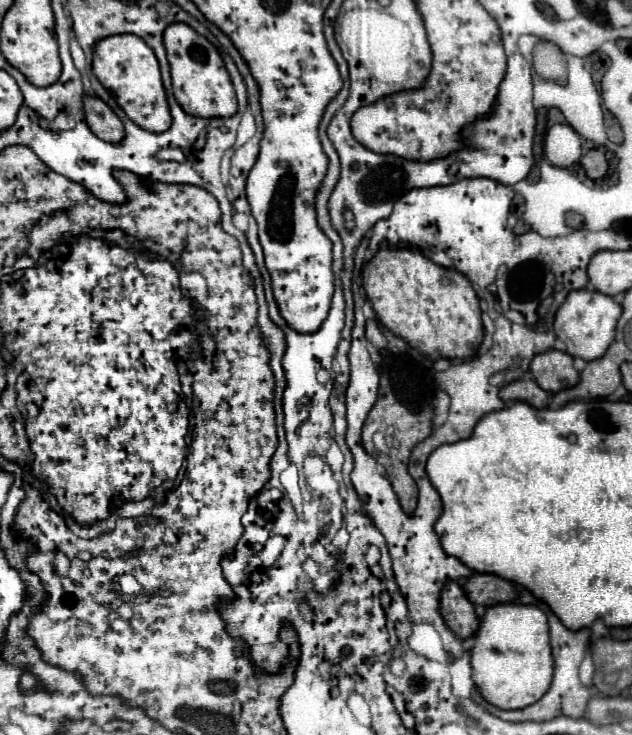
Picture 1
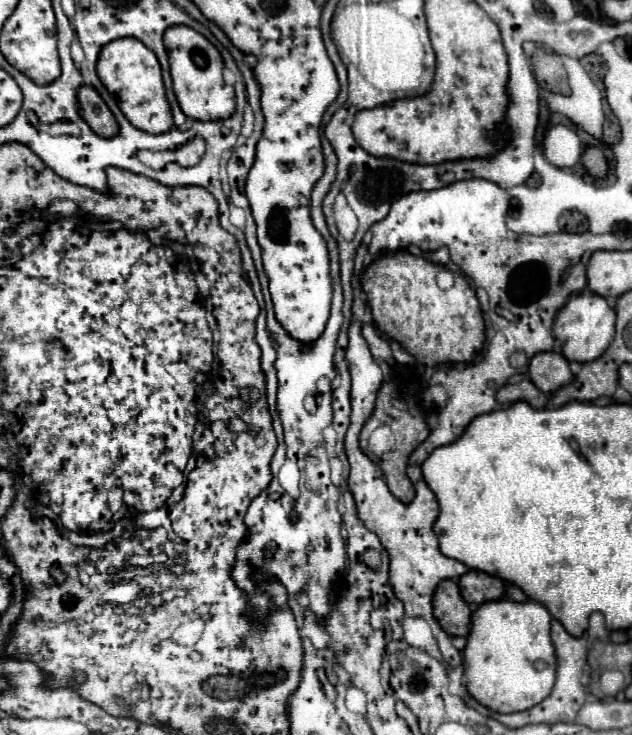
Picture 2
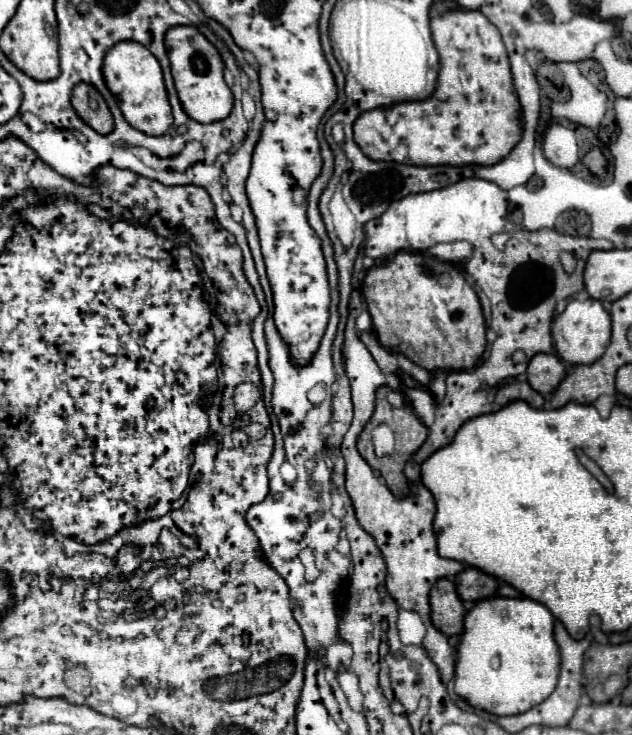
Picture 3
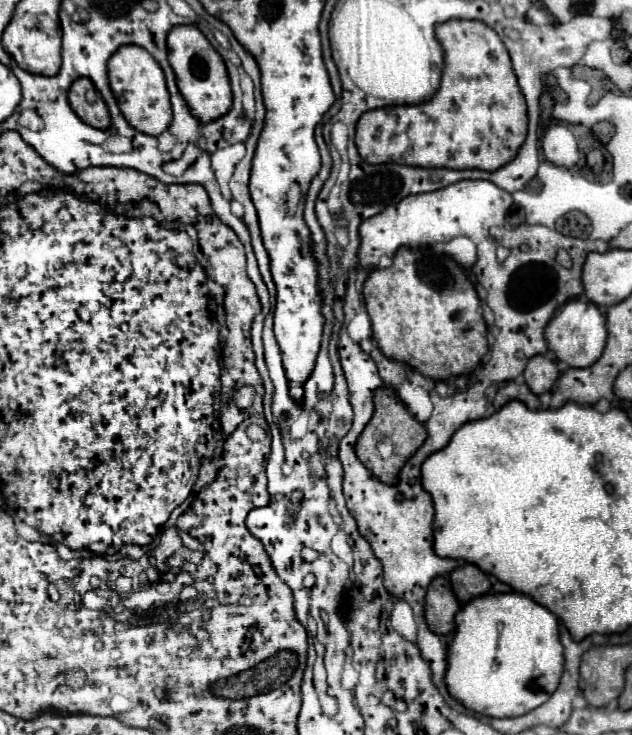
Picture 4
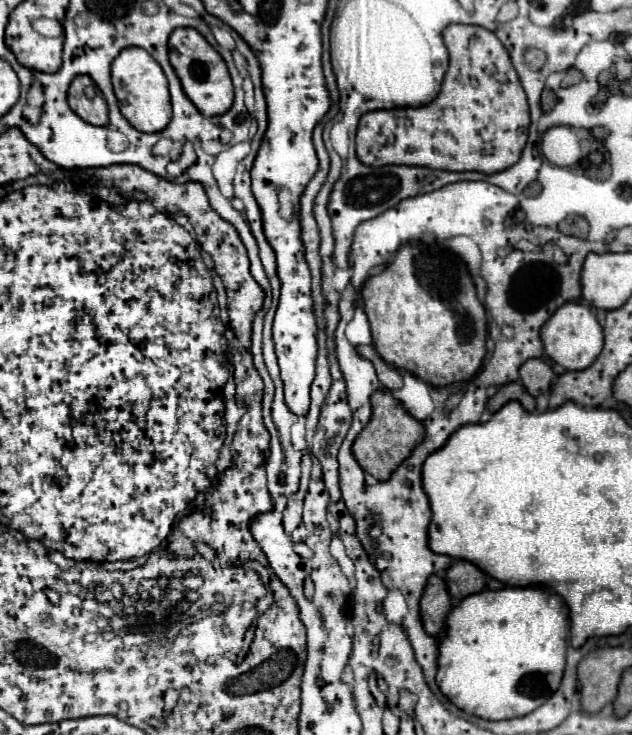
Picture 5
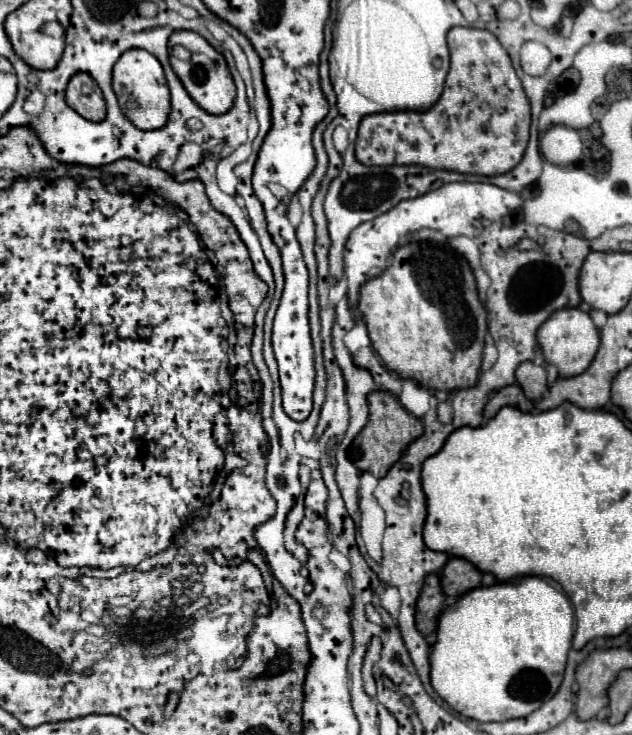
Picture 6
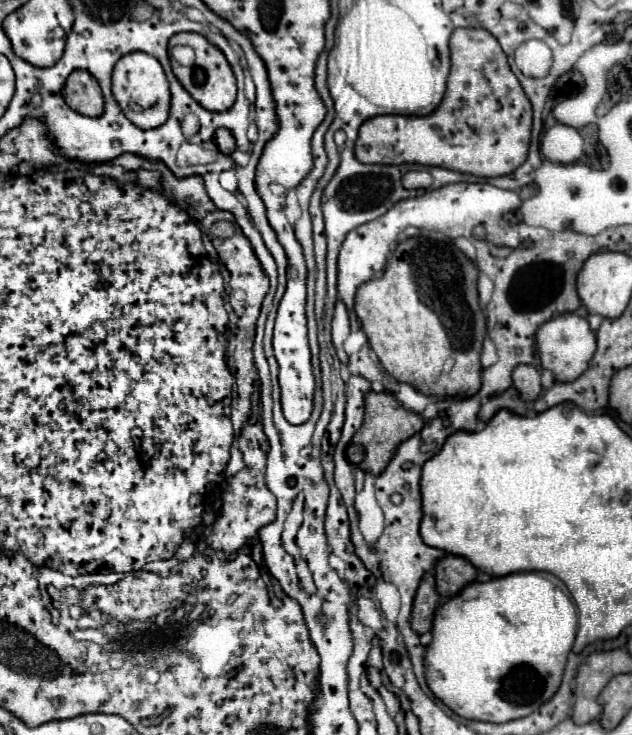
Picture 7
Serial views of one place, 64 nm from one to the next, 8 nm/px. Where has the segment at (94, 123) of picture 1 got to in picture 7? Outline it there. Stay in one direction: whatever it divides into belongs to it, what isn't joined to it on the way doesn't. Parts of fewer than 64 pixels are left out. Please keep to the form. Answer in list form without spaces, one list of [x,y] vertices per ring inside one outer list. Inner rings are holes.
[[[76,70],[68,76],[64,86],[64,100],[72,110],[84,116],[96,118],[96,116],[102,116],[104,112],[102,90],[96,78],[86,70]]]

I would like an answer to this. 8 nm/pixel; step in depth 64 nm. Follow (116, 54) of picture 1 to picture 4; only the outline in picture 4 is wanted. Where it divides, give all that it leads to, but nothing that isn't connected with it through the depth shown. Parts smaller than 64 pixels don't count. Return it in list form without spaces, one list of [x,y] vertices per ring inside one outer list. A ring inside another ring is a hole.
[[[136,44],[120,46],[108,60],[108,80],[114,98],[118,100],[120,112],[128,120],[132,128],[138,132],[160,136],[172,122],[170,94],[166,90],[166,80],[158,62],[150,56],[150,52]]]

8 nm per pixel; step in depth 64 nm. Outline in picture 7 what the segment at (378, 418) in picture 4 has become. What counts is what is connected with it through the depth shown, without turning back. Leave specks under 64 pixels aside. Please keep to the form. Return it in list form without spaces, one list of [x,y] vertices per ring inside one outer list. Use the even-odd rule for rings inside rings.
[[[368,392],[366,394],[366,400],[364,400],[364,406],[366,406],[366,414],[364,414],[364,424],[360,428],[360,432],[354,436],[354,444],[360,444],[364,446],[364,460],[360,462],[360,468],[378,476],[386,464],[390,462],[390,458],[394,456],[396,448],[408,440],[410,436],[418,434],[422,428],[424,428],[424,420],[420,414],[414,414],[410,410],[406,410],[396,398],[394,394],[390,392]]]

